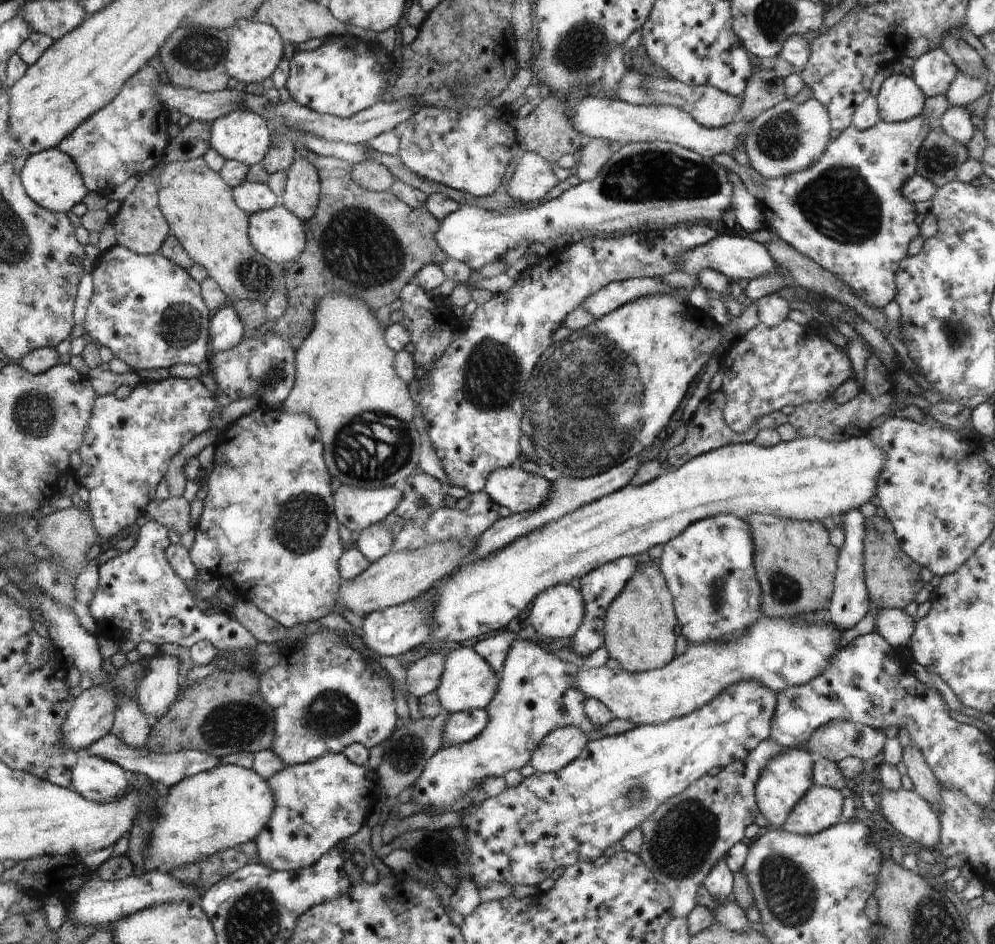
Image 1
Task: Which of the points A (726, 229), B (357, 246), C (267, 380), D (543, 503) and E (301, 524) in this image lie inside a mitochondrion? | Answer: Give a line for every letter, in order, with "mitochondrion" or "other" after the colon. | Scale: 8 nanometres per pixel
A: other
B: mitochondrion
C: mitochondrion
D: other
E: mitochondrion

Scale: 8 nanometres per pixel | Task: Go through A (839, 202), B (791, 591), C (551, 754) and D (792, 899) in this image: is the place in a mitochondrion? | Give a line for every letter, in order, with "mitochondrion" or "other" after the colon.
A: mitochondrion
B: mitochondrion
C: other
D: mitochondrion

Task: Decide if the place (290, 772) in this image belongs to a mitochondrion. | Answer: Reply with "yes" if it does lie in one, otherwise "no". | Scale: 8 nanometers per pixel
no

